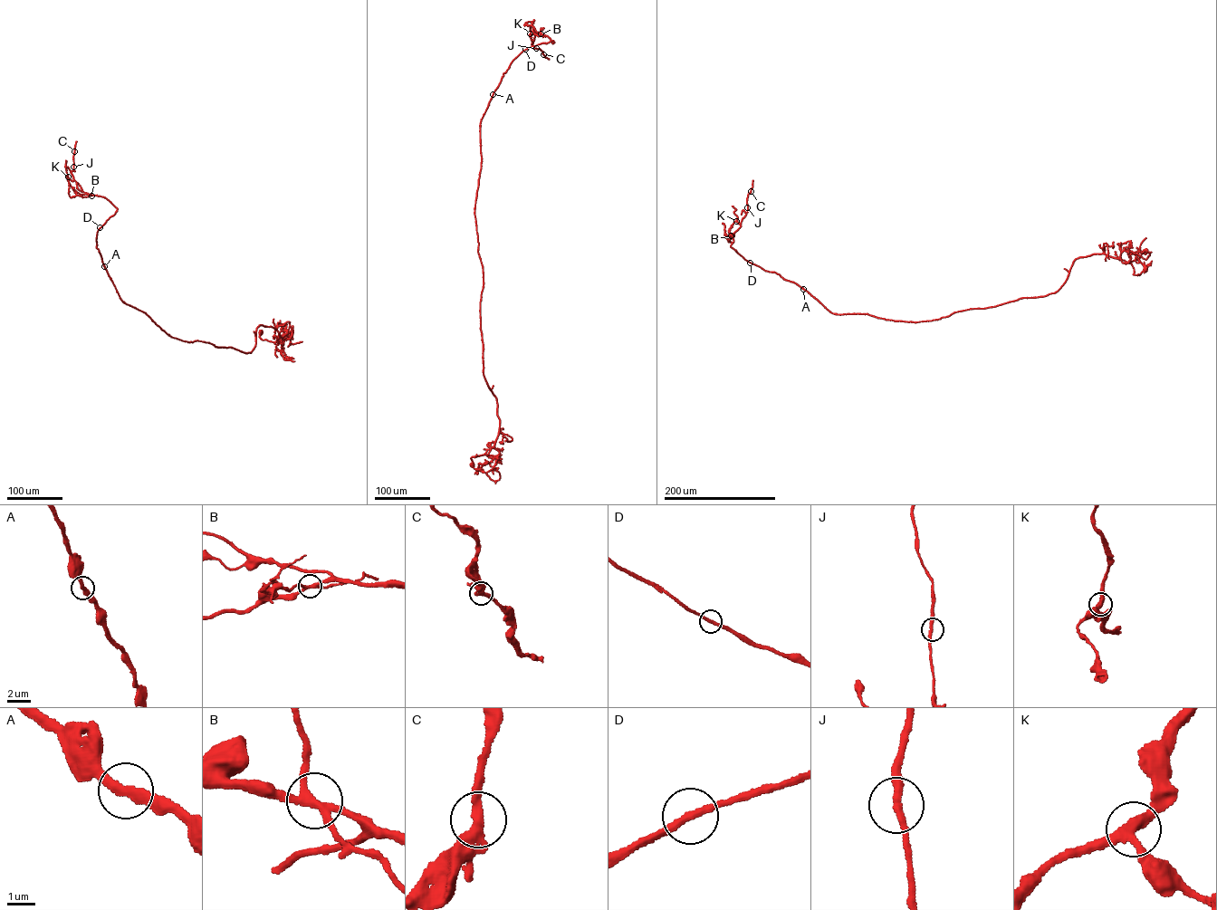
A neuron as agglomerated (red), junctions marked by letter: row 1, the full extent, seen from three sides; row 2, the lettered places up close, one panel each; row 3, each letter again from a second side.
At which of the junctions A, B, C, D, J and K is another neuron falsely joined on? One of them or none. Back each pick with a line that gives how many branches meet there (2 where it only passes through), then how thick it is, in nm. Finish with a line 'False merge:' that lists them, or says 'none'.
B: 4 | 260 nm
False merge: B

